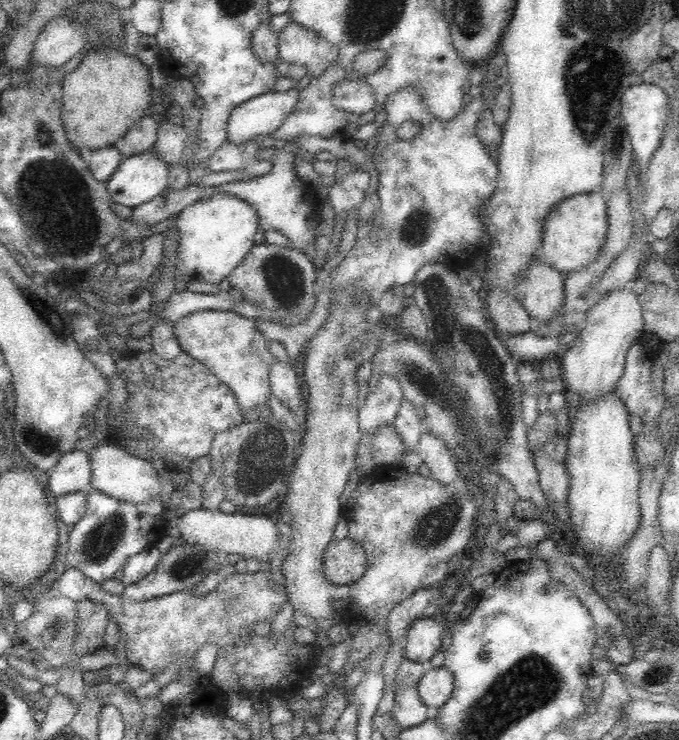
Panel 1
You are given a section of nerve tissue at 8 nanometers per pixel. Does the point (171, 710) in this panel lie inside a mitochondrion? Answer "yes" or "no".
no

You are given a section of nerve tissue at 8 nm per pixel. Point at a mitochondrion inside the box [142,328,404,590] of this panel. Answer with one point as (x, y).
(259, 467)

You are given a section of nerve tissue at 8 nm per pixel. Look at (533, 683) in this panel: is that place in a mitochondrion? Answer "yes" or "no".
yes

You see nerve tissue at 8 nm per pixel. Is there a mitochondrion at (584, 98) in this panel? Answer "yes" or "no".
yes

